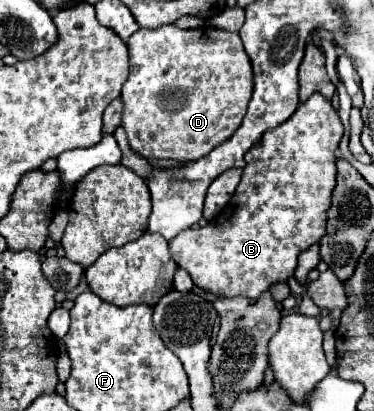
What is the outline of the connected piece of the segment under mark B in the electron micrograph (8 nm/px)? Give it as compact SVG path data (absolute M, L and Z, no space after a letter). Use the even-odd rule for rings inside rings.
M314 92L306 102L302 102L302 104L298 106L298 110L292 114L292 118L288 118L288 120L286 120L284 124L280 124L278 128L268 130L268 132L264 134L264 138L262 138L262 144L256 146L256 148L252 148L254 152L248 152L248 154L244 156L244 160L246 160L244 176L242 176L242 180L240 180L240 184L238 184L238 190L236 190L236 194L232 196L230 204L224 208L224 214L216 216L216 218L214 218L212 222L208 222L204 228L196 228L196 230L190 228L190 230L184 230L184 232L180 232L178 236L172 238L170 254L172 254L174 262L176 262L180 268L188 270L188 274L192 276L192 280L194 280L196 286L200 286L202 290L212 292L212 294L216 294L216 296L250 296L250 298L258 298L258 296L260 296L264 290L268 290L272 284L276 284L276 282L286 282L286 280L294 274L294 270L296 270L298 254L304 252L306 248L310 248L312 244L316 244L316 242L324 236L326 210L330 208L330 194L332 194L334 184L336 184L336 148L338 148L338 142L340 142L342 134L344 134L344 126L342 126L340 118L338 118L338 112L332 108L332 104L330 104L322 94Z

